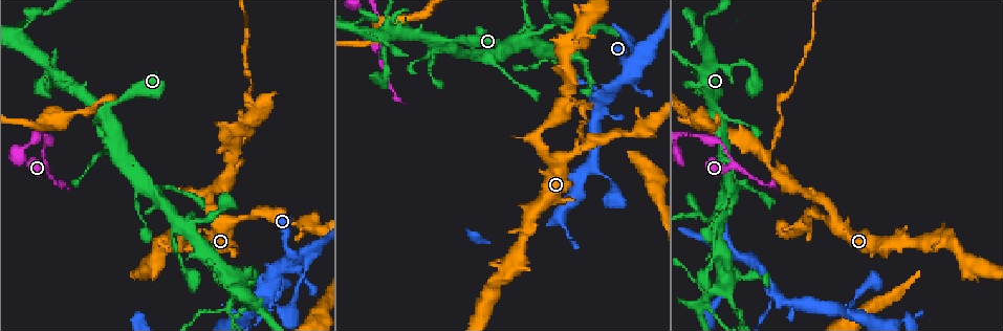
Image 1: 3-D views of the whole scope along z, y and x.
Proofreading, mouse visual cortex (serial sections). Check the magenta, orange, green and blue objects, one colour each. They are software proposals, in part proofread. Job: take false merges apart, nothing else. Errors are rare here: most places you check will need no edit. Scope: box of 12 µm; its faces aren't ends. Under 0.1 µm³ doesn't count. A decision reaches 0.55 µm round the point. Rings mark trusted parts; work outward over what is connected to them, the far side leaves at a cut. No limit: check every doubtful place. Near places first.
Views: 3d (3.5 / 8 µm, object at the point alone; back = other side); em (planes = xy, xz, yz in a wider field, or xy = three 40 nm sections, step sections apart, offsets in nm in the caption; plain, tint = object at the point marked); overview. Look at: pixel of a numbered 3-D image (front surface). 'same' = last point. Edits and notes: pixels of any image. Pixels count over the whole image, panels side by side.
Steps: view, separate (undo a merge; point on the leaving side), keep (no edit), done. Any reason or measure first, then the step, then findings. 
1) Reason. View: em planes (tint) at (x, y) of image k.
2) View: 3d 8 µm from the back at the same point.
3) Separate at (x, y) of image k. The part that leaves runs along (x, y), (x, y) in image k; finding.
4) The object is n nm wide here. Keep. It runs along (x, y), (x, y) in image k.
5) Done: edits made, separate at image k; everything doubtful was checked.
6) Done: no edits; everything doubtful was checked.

Thin arm on a thick one. View: 3d 3.5 µm at (764, 155) of image 1.

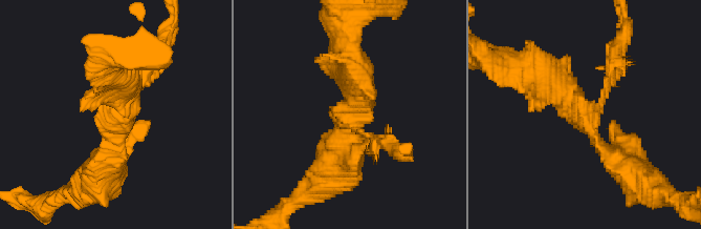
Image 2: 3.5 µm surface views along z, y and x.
View: em xy step 5 (tint) at (116, 115) of image 2.

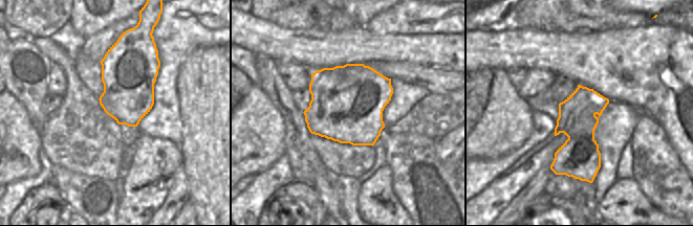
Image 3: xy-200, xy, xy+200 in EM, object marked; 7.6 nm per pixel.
3 arms meet here; the arms are 150, 400, 450 nm wide. Keep. It runs along (629, 168), (534, 68) in image 2; all the same cell.

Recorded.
Thin neck. View: 3d 3.5 µm at (590, 106) of image 1.

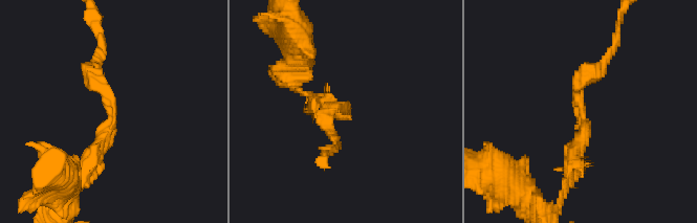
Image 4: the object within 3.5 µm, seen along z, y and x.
The arms are 200, 250 nm wide; shape alone is not enough. View: em xy step 1 (tint) at (580, 117) of image 4.

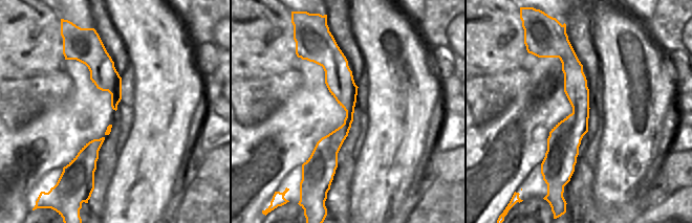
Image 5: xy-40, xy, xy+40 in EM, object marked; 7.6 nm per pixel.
Keep. It runs along (568, 173), (579, 83), (603, 63) in image 4; one cell here.

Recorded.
Narrows sharply. View: 3d 3.5 µm at (227, 308) of image 1.

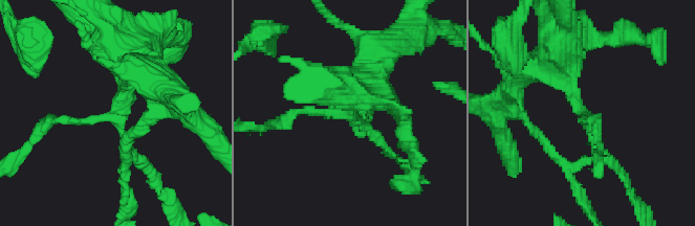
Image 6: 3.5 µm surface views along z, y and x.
3 arms meet here; the arms are 100, 200, 500 nm wide; need the tissue. View: em xy step 2 (tint) at (347, 111) of image 6.

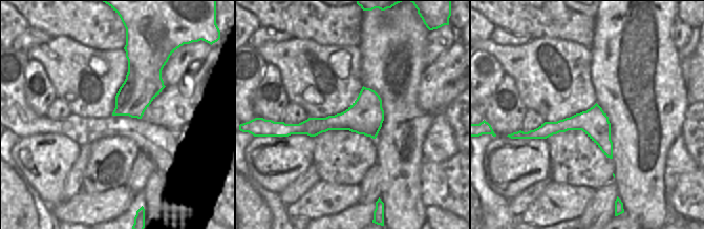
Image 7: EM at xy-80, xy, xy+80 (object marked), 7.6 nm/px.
Another direction. View: em xy step 5 (tint) at the same point.

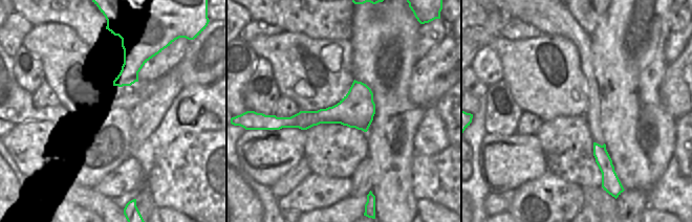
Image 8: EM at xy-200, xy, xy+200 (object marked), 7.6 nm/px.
Keep. It runs along (126, 51), (110, 116), (49, 119) in image 6; continuous, no second cell.

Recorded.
Done: no edits; everything doubtful was checked.

